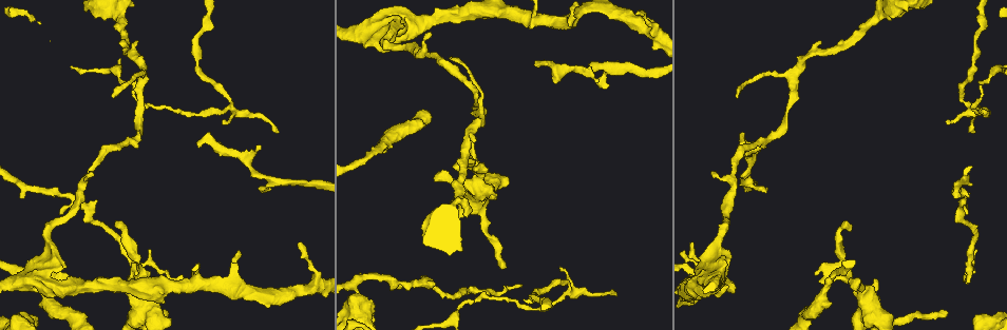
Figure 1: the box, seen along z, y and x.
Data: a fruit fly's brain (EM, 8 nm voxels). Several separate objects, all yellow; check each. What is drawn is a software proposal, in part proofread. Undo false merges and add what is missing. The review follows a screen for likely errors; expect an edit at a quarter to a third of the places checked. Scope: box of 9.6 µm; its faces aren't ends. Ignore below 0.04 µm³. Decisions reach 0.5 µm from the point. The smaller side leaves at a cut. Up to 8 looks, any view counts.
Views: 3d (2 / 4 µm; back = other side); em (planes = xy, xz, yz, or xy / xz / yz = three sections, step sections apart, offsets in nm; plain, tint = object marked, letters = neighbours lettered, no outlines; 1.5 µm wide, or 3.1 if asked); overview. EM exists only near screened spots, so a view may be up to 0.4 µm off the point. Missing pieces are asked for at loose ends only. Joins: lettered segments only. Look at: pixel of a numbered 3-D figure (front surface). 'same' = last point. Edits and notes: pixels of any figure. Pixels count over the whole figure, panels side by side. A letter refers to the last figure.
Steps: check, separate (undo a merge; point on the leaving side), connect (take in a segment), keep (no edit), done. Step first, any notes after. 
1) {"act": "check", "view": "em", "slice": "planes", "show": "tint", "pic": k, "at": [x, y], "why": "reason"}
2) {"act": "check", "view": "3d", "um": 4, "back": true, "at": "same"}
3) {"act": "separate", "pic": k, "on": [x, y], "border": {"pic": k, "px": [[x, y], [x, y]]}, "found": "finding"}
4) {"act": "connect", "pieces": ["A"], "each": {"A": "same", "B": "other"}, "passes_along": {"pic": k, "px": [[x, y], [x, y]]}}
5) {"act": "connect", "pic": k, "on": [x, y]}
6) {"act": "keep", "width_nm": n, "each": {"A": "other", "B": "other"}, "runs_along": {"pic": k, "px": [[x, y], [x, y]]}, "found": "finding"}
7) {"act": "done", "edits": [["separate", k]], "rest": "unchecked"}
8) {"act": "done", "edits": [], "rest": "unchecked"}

{"act": "check", "view": "em", "slice": "planes", "show": "tint", "pic": 1, "at": [570, 294], "why": "sharp bend"}

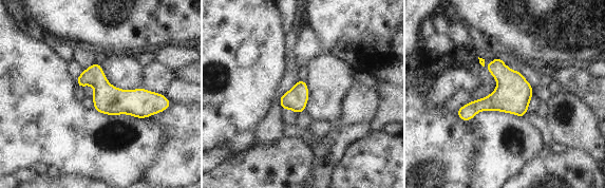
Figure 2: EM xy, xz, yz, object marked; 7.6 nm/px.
{"act": "check", "view": "em", "slice": "planes", "show": "letters", "at": "same"}

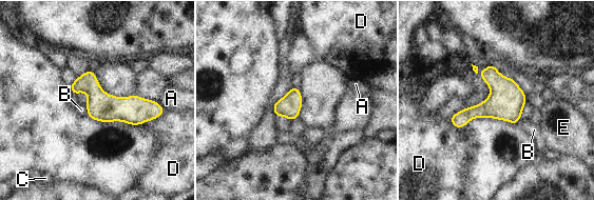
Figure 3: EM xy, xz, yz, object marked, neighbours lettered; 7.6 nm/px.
{"act": "keep", "each": {"A": "other", "B": "other", "C": "other", "D": "other", "E": "other"}, "runs_along": {"pic": 3, "px": [[73, 86], [108, 106], [156, 106]]}, "found": "continuous, no second neuron"}

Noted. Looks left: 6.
{"act": "check", "view": "em", "slice": "planes", "show": "letters", "pic": 1, "at": [495, 195], "why": "thick end"}

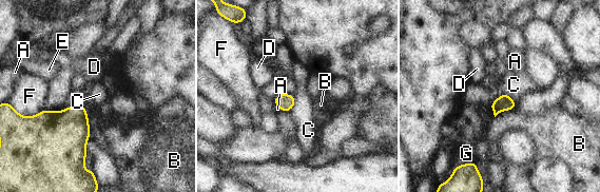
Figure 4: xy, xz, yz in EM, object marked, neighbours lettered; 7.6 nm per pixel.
{"act": "keep", "longest_contact_nm": ["C", 200], "each": {"A": "other", "B": "other", "C": "other", "D": "other", "E": "other", "F": "other", "G": "other"}, "border": {"pic": 4, "px": [[516, 101], [502, 93], [490, 104]]}, "found": "no lettered segment goes on from it"}

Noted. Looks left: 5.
{"act": "check", "view": "em", "slice": "xy", "step": 8, "show": "tint", "pic": 1, "at": [123, 227], "why": "free end"}

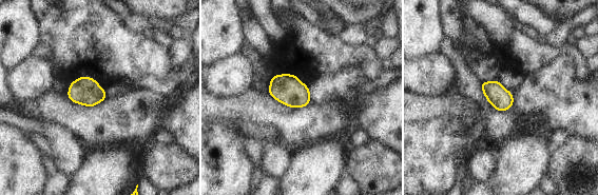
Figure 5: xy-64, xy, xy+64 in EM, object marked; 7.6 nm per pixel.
{"act": "check", "view": "em", "slice": "planes", "show": "letters", "at": "same", "why": "another direction"}

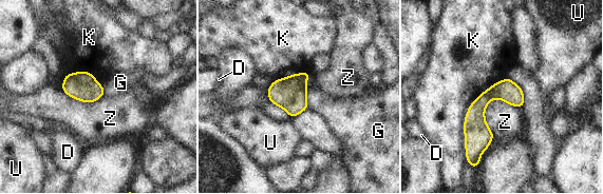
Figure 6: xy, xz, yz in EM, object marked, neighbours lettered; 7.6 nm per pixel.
{"act": "keep", "each": {"D": "other", "G": "other", "K": "other", "U": "other", "Z": "other"}, "border": {"pic": 6, "px": [[521, 108], [488, 103], [493, 136]]}, "found": "no lettered segment goes on from it"}

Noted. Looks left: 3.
{"act": "done", "edits": [], "rest": "unchecked"}

